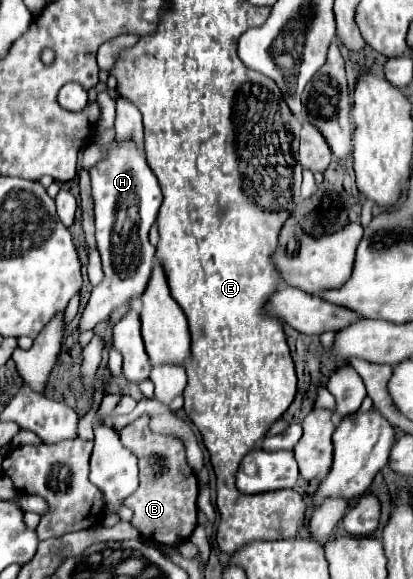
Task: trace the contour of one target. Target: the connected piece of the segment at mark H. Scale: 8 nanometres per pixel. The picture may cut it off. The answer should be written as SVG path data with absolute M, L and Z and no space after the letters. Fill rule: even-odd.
M112 140L106 148L106 158L90 168L94 216L96 216L96 244L102 256L104 280L94 286L86 310L80 320L80 330L90 330L106 320L112 308L142 296L152 272L156 248L148 242L148 230L156 220L162 204L162 192L156 176L146 164L144 152L134 140Z

